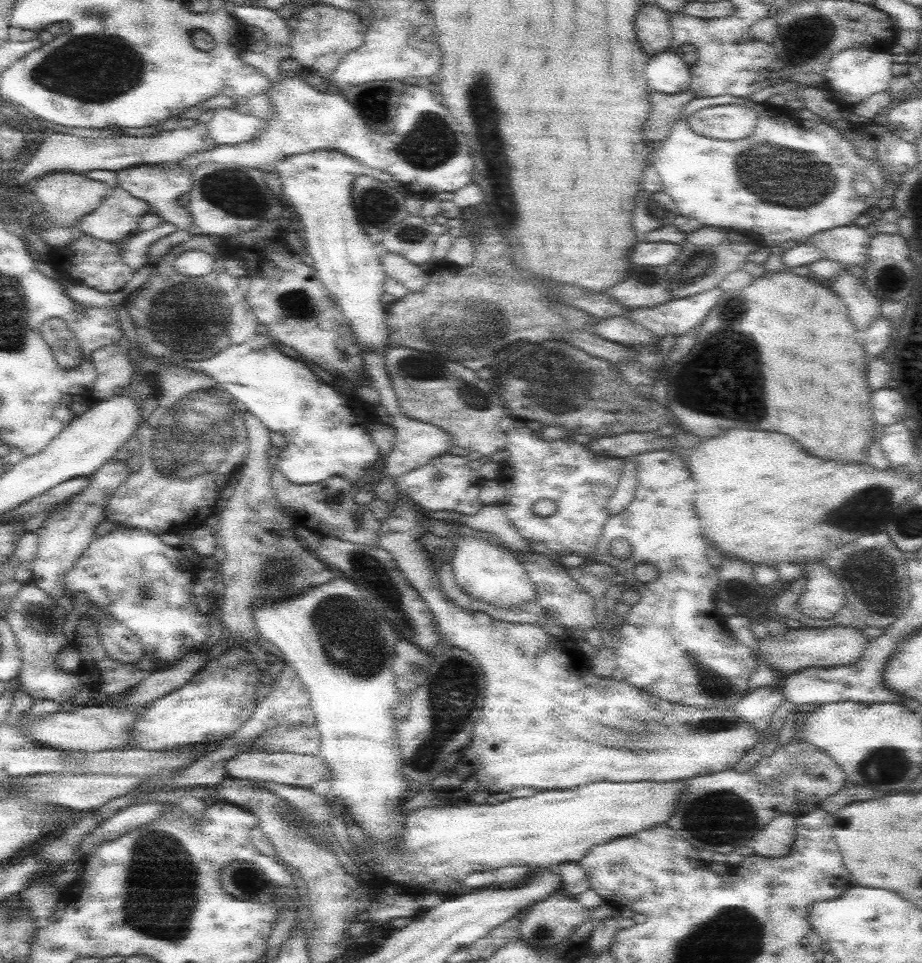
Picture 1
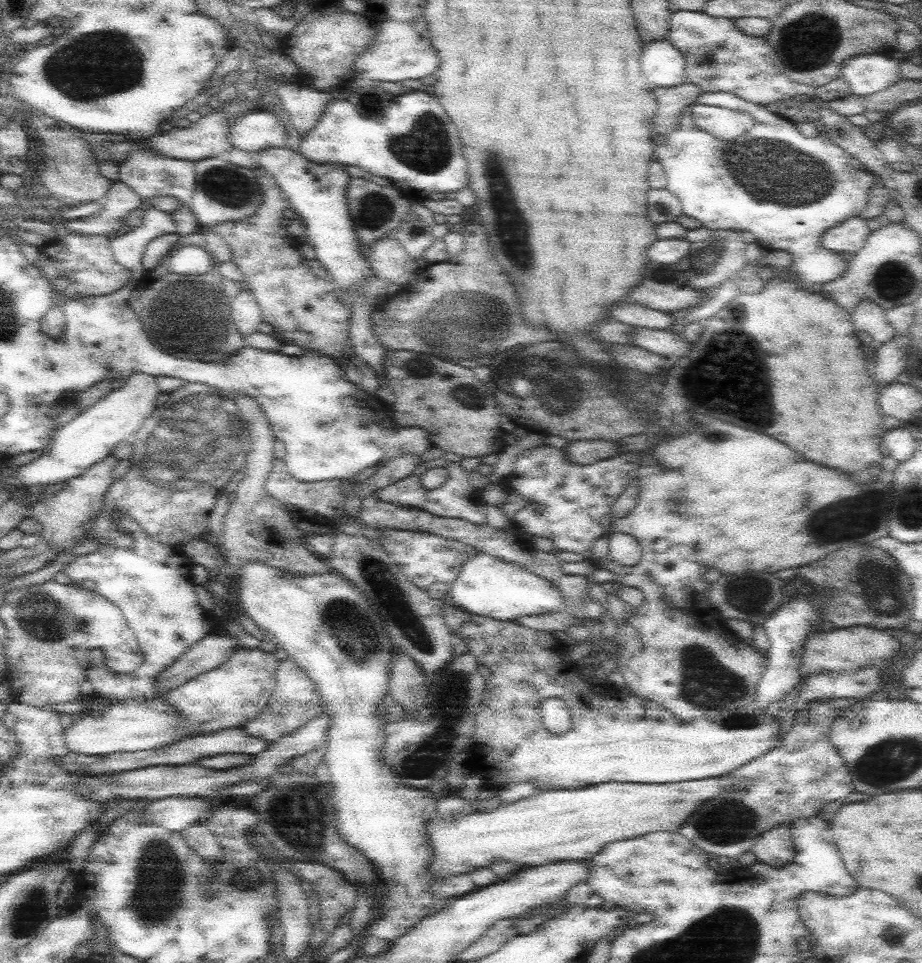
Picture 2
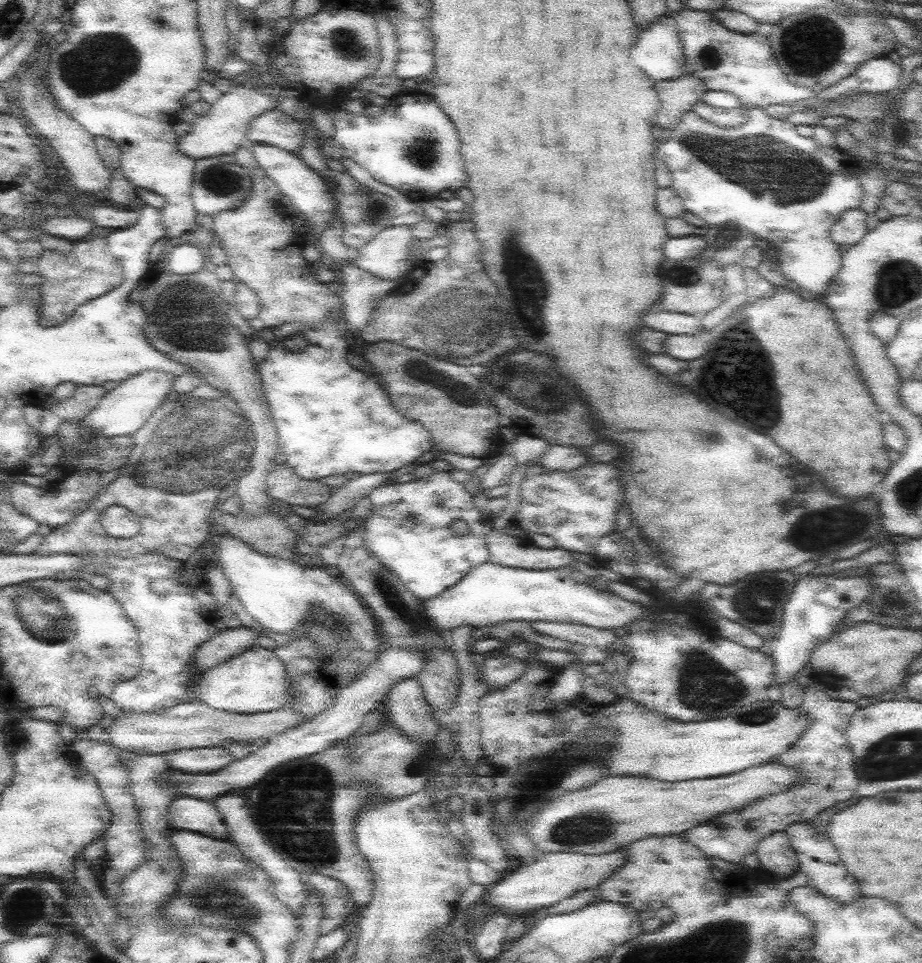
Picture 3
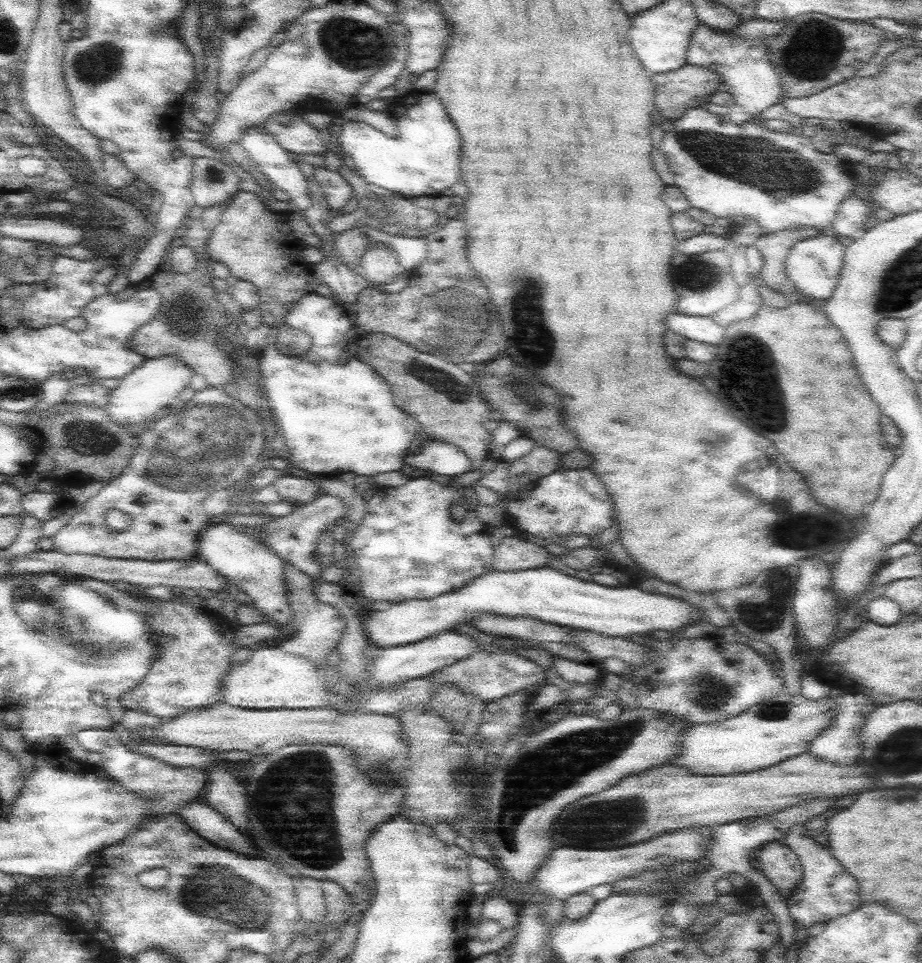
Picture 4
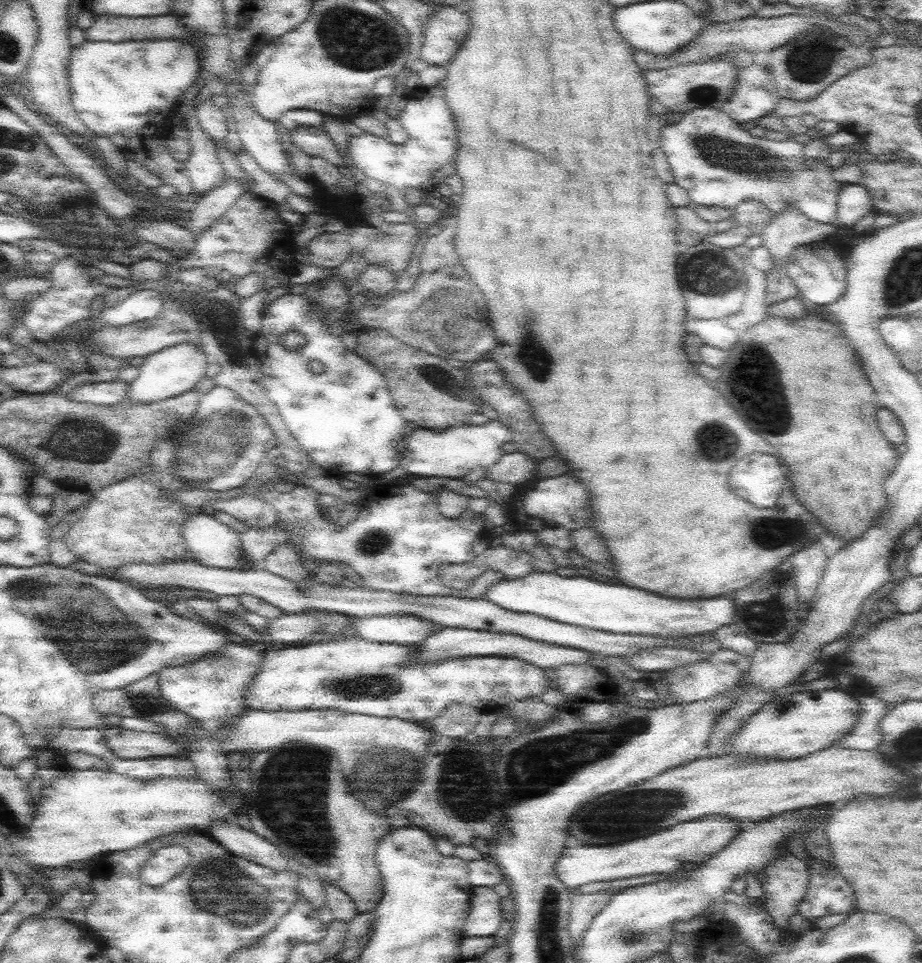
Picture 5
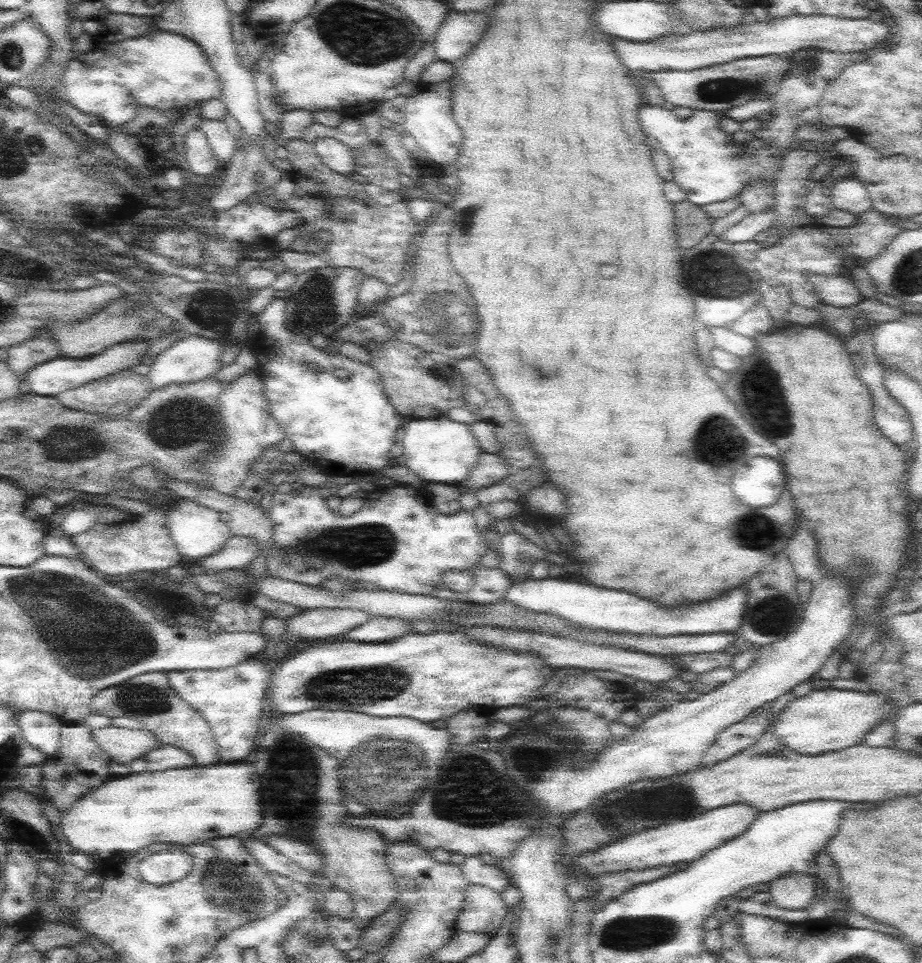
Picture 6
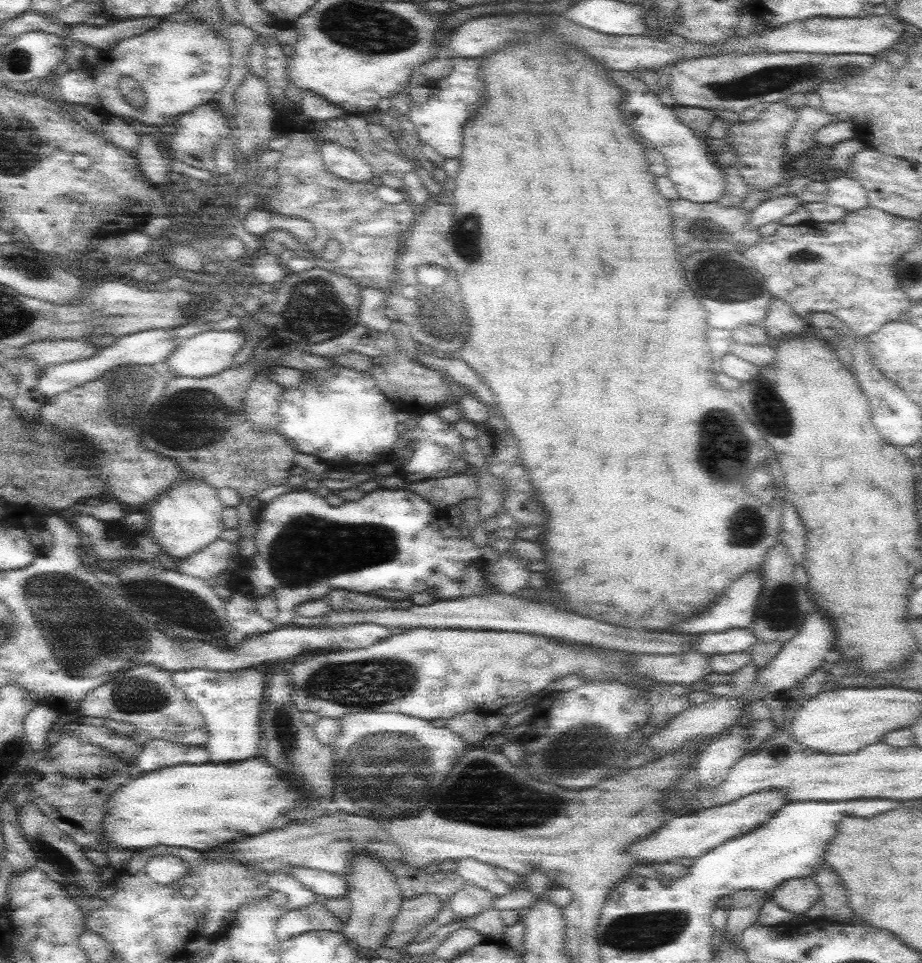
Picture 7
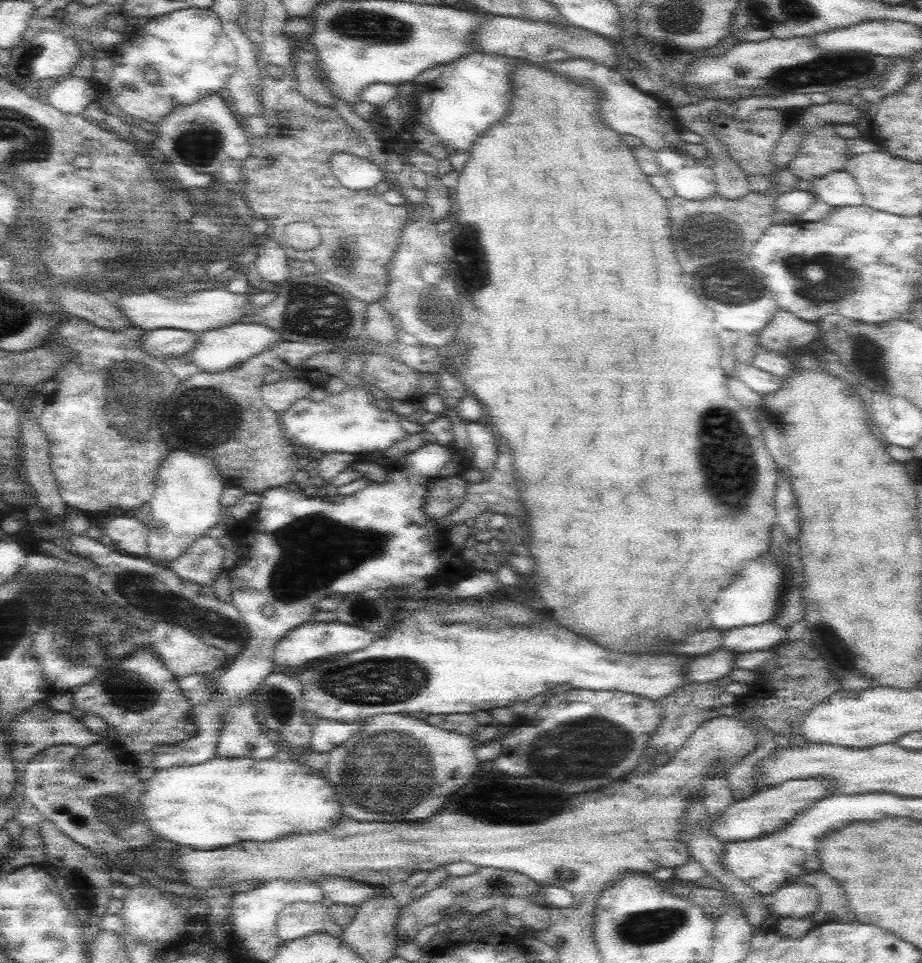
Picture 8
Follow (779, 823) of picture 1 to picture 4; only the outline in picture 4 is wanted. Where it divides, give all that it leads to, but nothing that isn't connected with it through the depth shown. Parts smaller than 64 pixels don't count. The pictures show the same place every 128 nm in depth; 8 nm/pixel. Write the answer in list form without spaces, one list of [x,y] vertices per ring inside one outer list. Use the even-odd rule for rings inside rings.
[[[784,840],[764,843],[758,858],[759,869],[774,883],[778,893],[790,898],[792,889],[802,881],[803,866],[799,856]]]

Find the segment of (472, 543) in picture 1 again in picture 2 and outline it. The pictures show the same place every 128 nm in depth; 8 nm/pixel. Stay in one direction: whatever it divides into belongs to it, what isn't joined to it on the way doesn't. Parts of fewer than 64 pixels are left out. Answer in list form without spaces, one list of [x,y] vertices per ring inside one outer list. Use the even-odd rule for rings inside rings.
[[[478,551],[464,563],[448,594],[451,595],[450,601],[454,601],[454,605],[466,609],[471,615],[514,621],[518,617],[553,613],[562,609],[563,595],[549,581],[530,572],[521,564],[506,562]]]

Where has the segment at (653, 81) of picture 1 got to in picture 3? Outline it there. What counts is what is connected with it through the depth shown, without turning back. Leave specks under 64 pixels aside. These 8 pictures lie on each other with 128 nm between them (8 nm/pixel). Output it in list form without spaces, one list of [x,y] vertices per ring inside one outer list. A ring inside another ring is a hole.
[[[675,14],[641,30],[632,50],[632,59],[656,82],[674,80],[688,73],[681,39],[678,37]]]

